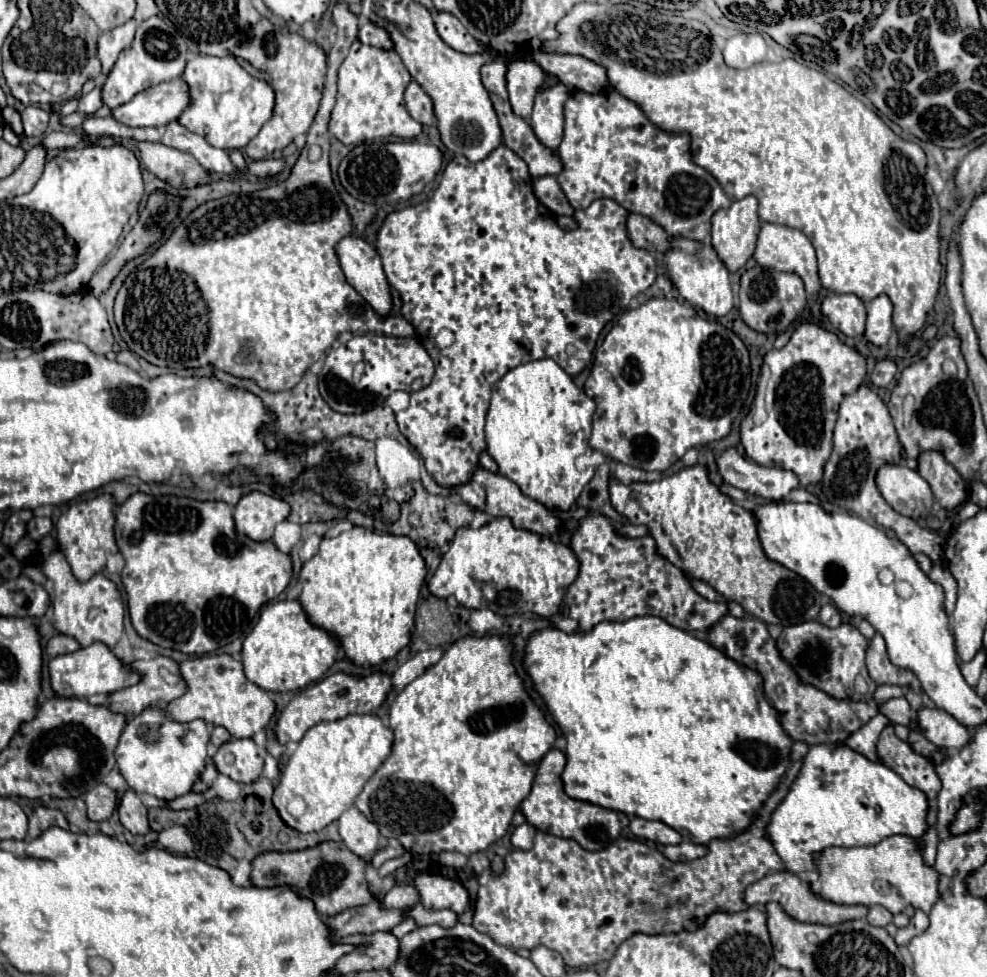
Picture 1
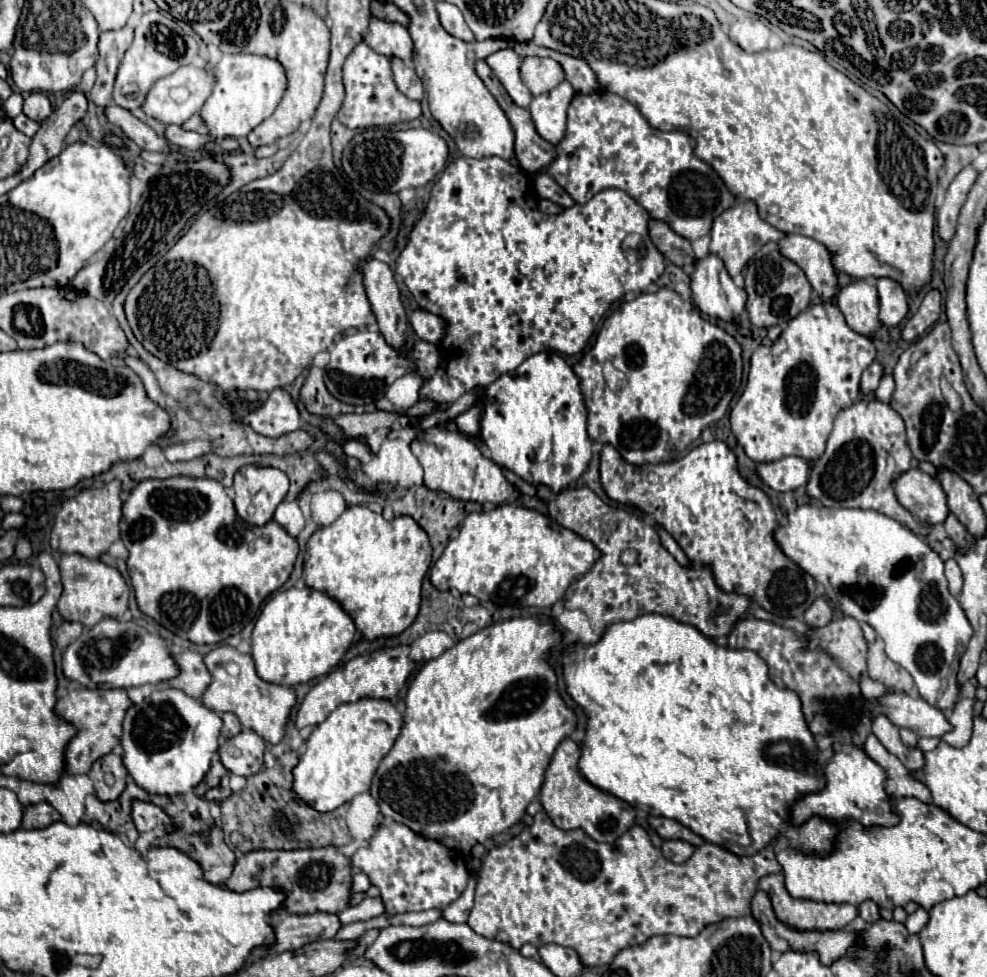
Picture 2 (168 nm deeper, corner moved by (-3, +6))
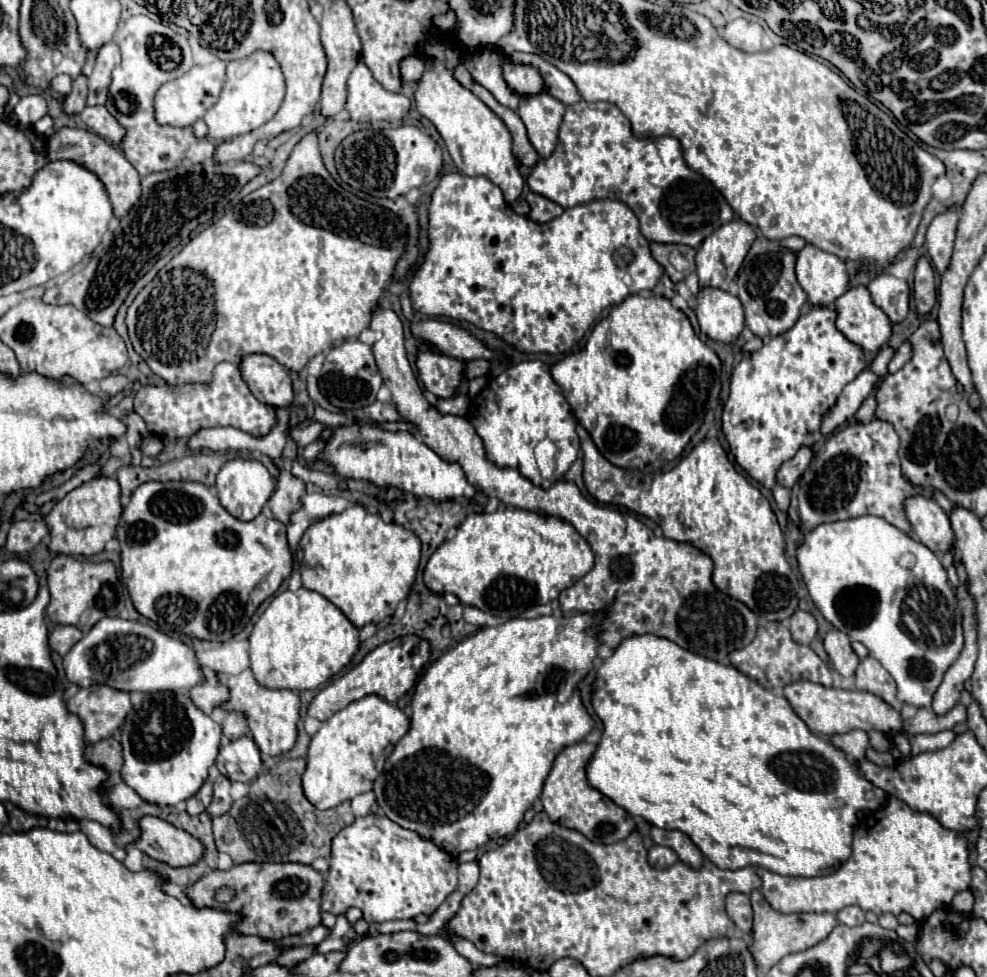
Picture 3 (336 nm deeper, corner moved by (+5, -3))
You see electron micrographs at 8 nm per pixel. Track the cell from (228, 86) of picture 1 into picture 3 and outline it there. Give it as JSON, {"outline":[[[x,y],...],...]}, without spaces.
{"outline":[[[254,51],[244,59],[236,59],[228,63],[228,73],[226,73],[226,83],[222,89],[222,95],[218,103],[206,113],[204,121],[210,129],[210,137],[214,141],[226,141],[244,133],[250,133],[270,121],[276,111],[280,109],[282,101],[286,95],[286,85],[284,85],[284,75],[274,59],[272,53],[266,51]]]}

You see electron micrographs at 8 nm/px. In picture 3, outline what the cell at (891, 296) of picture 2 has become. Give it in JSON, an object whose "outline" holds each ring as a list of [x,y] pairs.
{"outline":[[[878,273],[870,285],[870,295],[874,303],[890,317],[892,323],[900,323],[908,315],[910,287],[904,279],[896,279],[890,273]]]}

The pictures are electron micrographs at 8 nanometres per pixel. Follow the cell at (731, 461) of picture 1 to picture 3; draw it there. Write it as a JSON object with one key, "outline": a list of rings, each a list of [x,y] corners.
{"outline":[[[812,447],[798,449],[798,453],[780,467],[780,471],[778,471],[778,483],[790,489],[798,481],[798,477],[806,471],[806,467],[810,465],[812,457],[814,457]]]}

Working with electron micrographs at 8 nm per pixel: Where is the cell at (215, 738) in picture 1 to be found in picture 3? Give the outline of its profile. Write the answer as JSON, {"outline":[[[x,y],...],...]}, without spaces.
{"outline":[[[230,711],[230,713],[226,715],[224,723],[222,723],[222,731],[224,731],[224,735],[226,735],[230,741],[248,735],[250,731],[248,731],[248,725],[246,725],[246,715],[244,715],[244,713],[234,713],[234,711]]]}

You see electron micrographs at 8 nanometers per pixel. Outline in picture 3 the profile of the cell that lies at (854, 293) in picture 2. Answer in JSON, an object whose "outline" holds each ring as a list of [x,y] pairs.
{"outline":[[[864,285],[852,287],[836,303],[838,329],[856,345],[866,351],[878,351],[888,343],[892,335],[892,325],[886,313],[878,309]]]}

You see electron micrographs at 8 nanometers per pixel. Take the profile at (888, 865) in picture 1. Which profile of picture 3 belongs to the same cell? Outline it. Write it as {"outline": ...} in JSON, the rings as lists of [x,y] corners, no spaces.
{"outline":[[[890,797],[884,807],[874,811],[854,831],[852,857],[826,877],[782,877],[762,867],[754,869],[762,879],[760,893],[772,909],[780,913],[836,913],[848,905],[860,905],[862,911],[910,913],[924,919],[942,909],[958,891],[970,887],[970,851],[958,831],[942,827],[930,813],[910,809],[906,803]]]}

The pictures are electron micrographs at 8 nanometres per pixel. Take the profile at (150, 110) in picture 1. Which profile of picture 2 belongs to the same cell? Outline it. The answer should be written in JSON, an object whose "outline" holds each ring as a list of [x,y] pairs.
{"outline":[[[182,66],[174,74],[160,78],[150,88],[150,92],[142,104],[142,110],[146,116],[156,118],[162,124],[182,124],[202,108],[202,104],[206,102],[206,98],[212,92],[212,86],[214,86],[212,72],[208,72],[204,68],[196,68],[196,66]]]}

